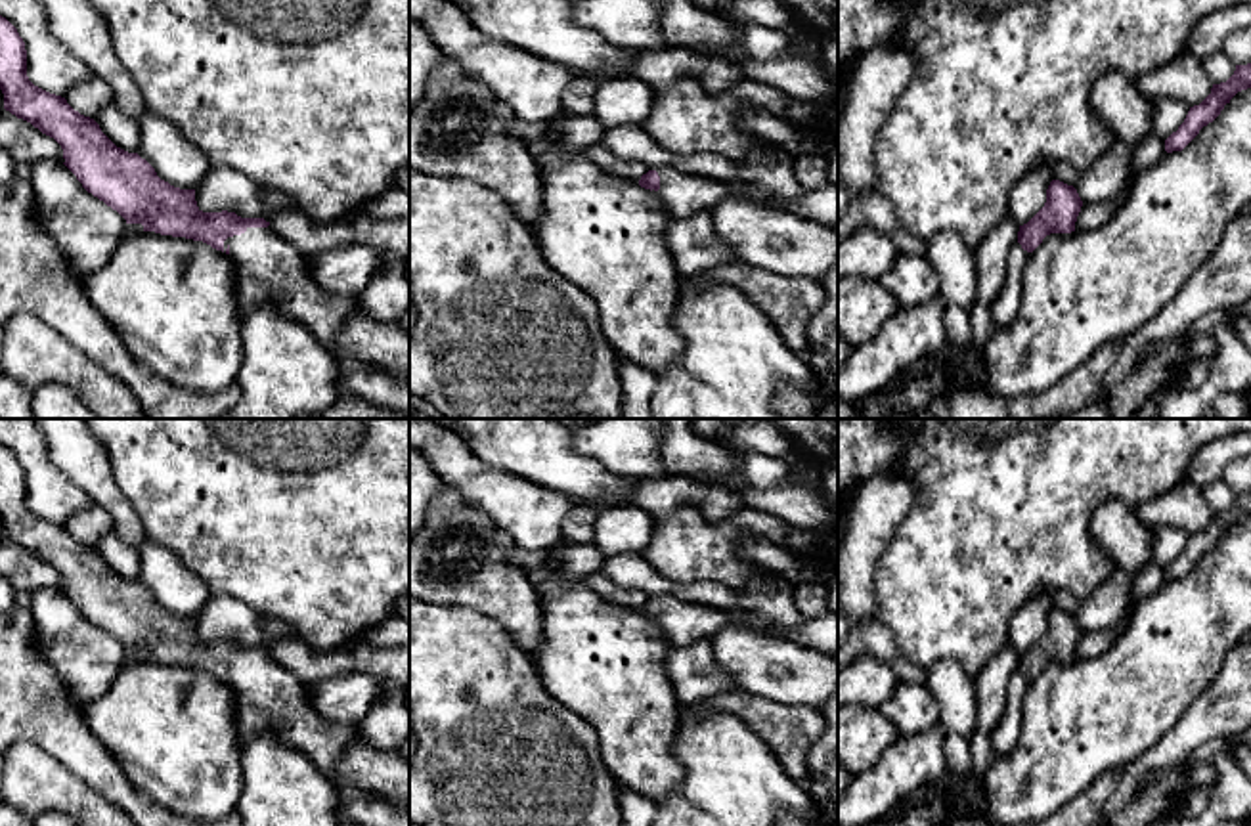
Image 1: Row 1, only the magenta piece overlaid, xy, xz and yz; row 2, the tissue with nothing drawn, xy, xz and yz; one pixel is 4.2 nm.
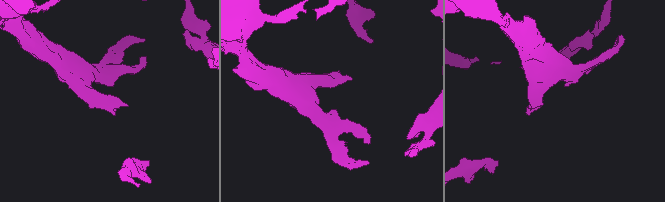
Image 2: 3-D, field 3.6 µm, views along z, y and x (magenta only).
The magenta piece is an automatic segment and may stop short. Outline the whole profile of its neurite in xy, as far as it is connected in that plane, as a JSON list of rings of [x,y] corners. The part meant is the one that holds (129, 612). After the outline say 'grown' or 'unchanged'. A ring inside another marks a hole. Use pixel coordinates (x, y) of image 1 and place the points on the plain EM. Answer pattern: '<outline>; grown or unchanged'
[[[0,444],[0,518],[4,537],[31,551],[42,562],[54,566],[61,577],[65,595],[77,604],[82,616],[117,639],[126,652],[142,652],[143,660],[203,669],[233,686],[237,713],[239,748],[251,738],[274,732],[275,738],[295,748],[335,780],[340,797],[340,822],[346,822],[344,805],[363,790],[339,774],[335,761],[352,742],[356,730],[350,725],[323,719],[306,692],[306,685],[281,667],[264,646],[241,646],[235,641],[203,641],[195,629],[195,618],[180,618],[161,608],[155,597],[138,581],[117,576],[99,553],[75,539],[65,526],[34,514],[27,505],[27,478],[17,457]]]; grown

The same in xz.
[[[660,595],[641,604],[639,614],[660,623],[669,646],[689,646],[729,625],[725,612],[700,602]]]; grown

